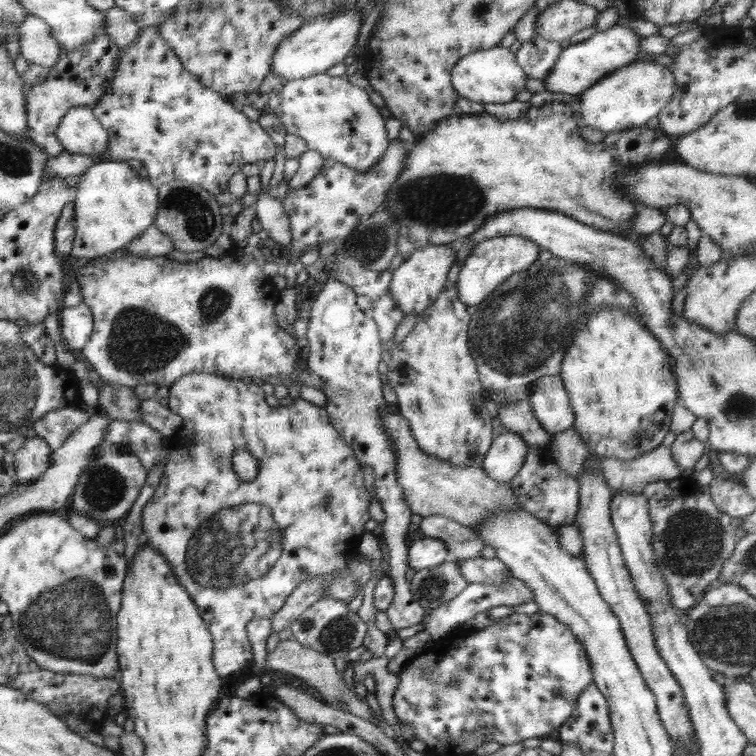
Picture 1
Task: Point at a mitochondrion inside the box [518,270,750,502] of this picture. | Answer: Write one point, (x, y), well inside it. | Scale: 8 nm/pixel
(644, 432)

